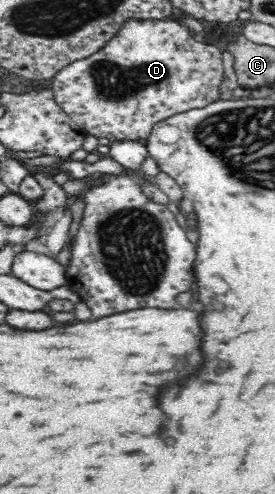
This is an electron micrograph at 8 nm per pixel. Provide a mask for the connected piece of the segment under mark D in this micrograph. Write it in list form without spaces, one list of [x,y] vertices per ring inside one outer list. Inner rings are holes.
[[[130,18],[129,20],[126,19],[121,29],[115,33],[113,39],[107,41],[107,45],[105,45],[103,49],[100,49],[97,53],[91,53],[87,58],[77,59],[77,61],[69,63],[69,65],[63,67],[61,71],[55,73],[50,79],[51,91],[57,105],[61,106],[61,109],[63,109],[77,125],[83,127],[87,134],[95,135],[95,137],[105,142],[115,141],[115,139],[131,139],[145,142],[155,123],[159,123],[159,121],[175,115],[175,113],[205,107],[220,99],[220,87],[223,83],[223,58],[221,53],[222,51],[213,44],[195,41],[195,39],[193,39],[193,32],[187,26],[183,26],[178,21],[178,18],[166,18],[165,20]]]

